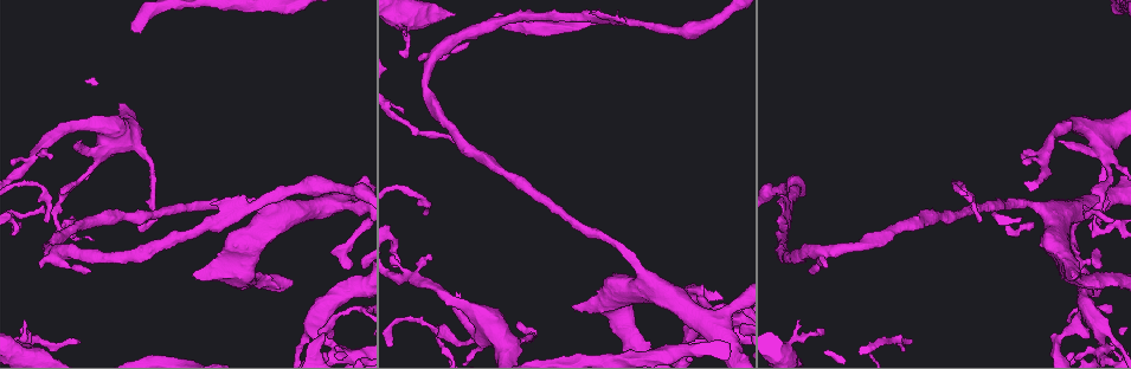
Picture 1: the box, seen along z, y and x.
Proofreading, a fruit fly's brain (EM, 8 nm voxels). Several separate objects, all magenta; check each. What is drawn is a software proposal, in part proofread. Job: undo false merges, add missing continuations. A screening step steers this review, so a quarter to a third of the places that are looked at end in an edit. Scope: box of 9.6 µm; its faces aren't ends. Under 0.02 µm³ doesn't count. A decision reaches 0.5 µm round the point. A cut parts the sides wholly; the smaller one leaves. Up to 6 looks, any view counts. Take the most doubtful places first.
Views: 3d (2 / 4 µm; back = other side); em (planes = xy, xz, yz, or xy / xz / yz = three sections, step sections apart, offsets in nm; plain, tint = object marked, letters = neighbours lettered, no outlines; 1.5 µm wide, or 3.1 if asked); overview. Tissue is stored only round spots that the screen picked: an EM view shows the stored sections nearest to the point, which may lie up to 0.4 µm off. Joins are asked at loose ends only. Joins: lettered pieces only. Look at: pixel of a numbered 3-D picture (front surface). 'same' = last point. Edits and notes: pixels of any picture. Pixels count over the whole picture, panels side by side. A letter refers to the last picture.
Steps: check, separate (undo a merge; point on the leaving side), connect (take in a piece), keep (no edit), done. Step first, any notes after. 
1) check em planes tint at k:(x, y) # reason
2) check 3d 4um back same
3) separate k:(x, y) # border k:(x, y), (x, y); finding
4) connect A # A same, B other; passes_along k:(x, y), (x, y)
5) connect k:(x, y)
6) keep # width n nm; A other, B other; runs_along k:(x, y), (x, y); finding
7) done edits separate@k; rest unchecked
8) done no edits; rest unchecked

check em planes letters at 1:(52, 253) # branch point

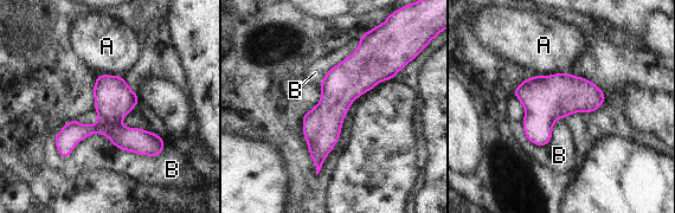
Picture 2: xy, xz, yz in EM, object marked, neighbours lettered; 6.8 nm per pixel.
keep # width 260 nm; longest_contact B 750 nm; A other, B other; all the same cell

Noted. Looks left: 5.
check em planes plain at 1:(911, 342) # branch stops here

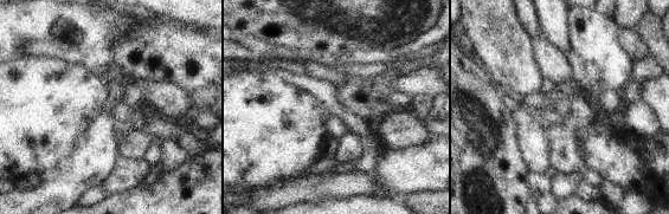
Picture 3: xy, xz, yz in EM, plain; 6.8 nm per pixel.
check em planes tint same

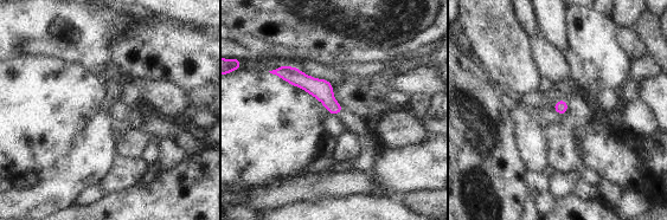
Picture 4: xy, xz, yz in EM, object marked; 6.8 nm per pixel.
check em planes letters same # what lies round it

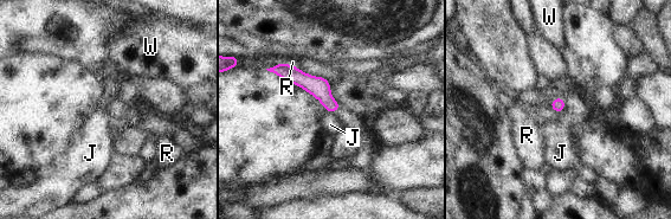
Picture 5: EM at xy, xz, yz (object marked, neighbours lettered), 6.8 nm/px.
keep # width 90 nm; J other, R other, W other; border 5:(563, 98), (565, 104); no lettered piece goes on from it

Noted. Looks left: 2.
check em planes letters at 1:(820, 330) # tapers out

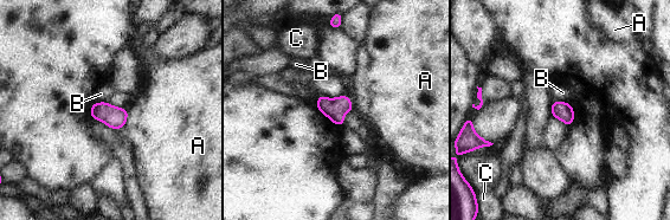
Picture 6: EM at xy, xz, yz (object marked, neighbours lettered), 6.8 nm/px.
keep # A other, B other, C other; border 6:(105, 101), (94, 103); none of them fits

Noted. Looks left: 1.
done no edits; rest unchecked

